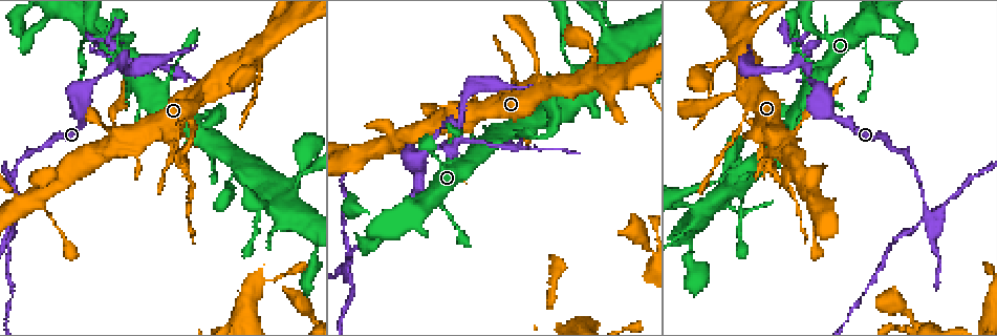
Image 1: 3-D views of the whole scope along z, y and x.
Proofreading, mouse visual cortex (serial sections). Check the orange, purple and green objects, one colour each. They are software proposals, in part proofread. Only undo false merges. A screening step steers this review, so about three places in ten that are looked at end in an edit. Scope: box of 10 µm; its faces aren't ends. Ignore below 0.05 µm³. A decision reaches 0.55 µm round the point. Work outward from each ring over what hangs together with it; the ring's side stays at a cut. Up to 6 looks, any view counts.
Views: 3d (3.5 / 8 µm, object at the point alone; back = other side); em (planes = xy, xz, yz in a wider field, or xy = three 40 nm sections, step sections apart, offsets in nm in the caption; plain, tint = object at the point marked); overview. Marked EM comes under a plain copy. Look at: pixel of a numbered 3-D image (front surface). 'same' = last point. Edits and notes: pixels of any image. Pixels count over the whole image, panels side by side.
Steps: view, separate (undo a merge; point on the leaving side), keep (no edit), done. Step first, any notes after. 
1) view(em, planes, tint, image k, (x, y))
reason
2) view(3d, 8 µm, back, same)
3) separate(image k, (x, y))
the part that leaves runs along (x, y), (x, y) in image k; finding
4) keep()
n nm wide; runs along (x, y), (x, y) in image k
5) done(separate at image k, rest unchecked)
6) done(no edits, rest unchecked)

view(3d, 8 µm, image 1, (791, 137))
sudden change in width

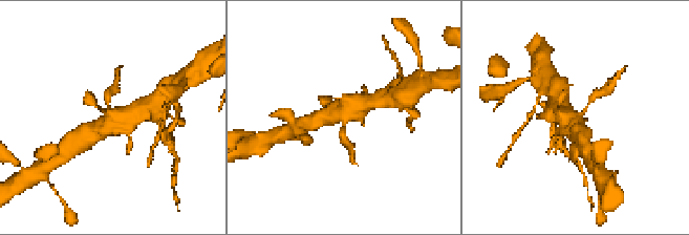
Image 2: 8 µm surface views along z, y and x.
view(em, planes, tint, same)
need the tissue

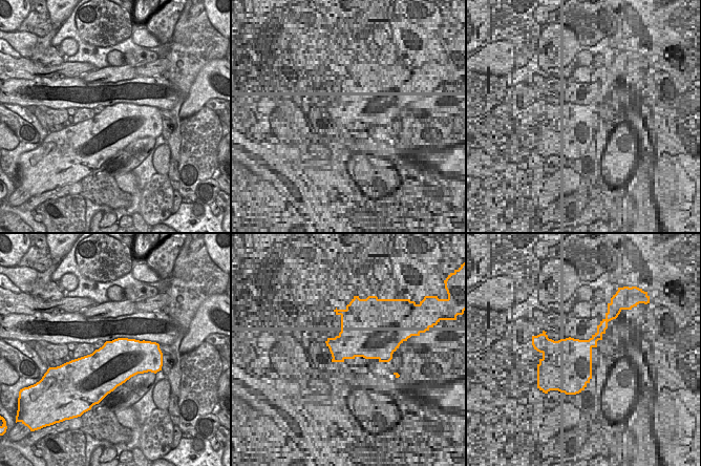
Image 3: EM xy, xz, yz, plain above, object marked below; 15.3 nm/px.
keep()
runs along (143, 109), (102, 129), (90, 130) in image 2; continuous, no second cell

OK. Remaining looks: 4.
view(3d, 3.5 µm, image 1, (456, 139))
looks like a crossing

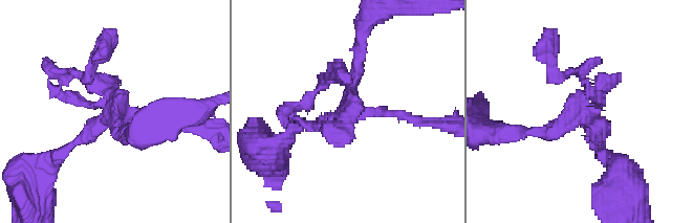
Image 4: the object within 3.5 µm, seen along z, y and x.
view(em, xy, step 3, tint, image 4, (350, 112))
shape alone is not enough

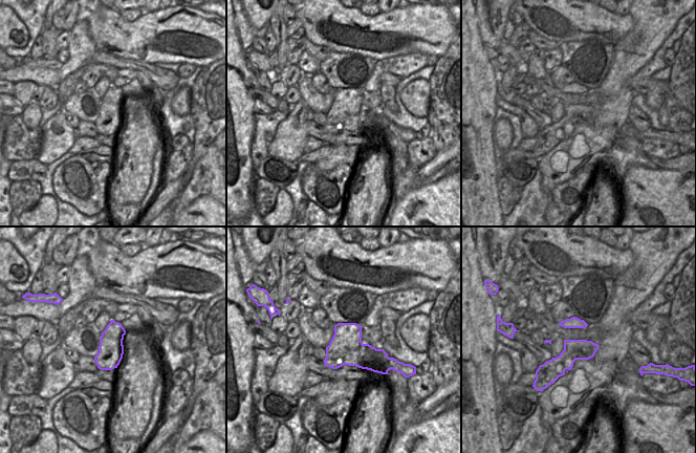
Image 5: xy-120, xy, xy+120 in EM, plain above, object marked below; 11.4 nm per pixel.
separate(image 4, (63, 97))
the part that leaves runs along (364, 114), (399, 114), (448, 125) in image 4; two cells meet here

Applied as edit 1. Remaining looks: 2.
view(3d, 3.5 µm, image 1, (180, 153))
abrupt turn

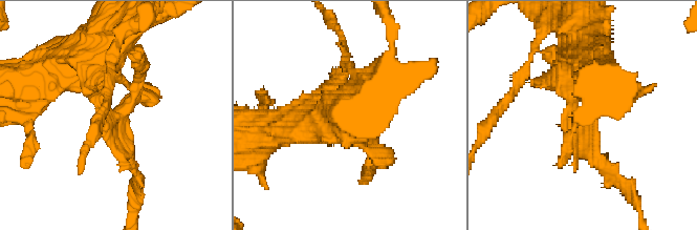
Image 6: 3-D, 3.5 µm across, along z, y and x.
separate(image 6, (107, 138))
the part that leaves runs along (108, 114), (137, 182) in image 6; two cells meet here

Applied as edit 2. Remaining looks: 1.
done(separate at image 4, separate at image 6, rest unchecked)

